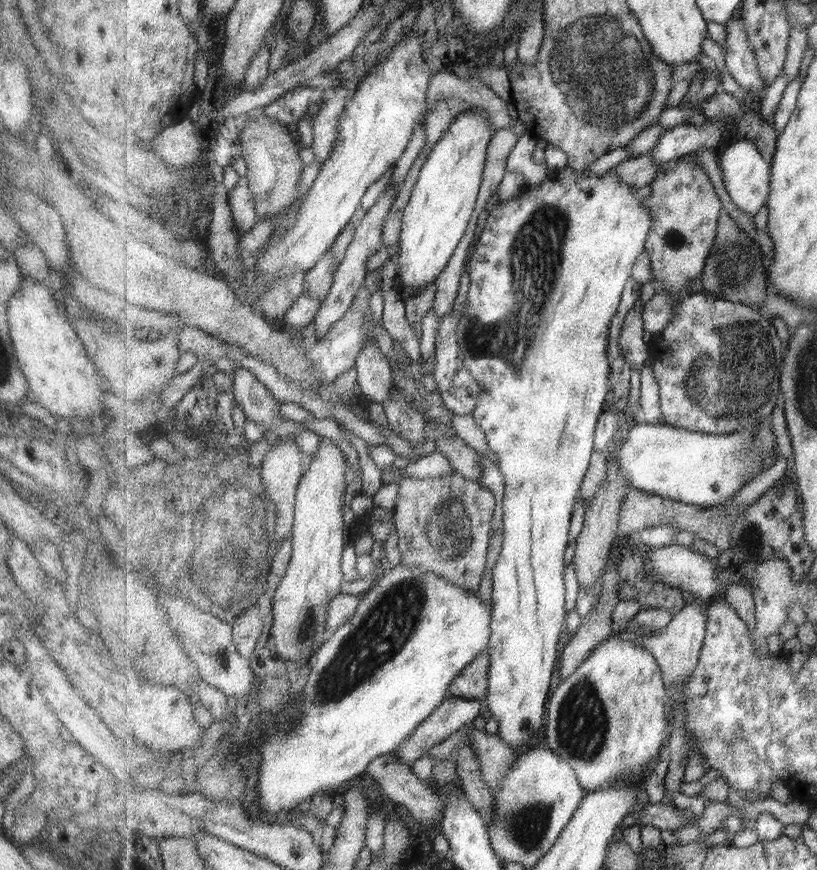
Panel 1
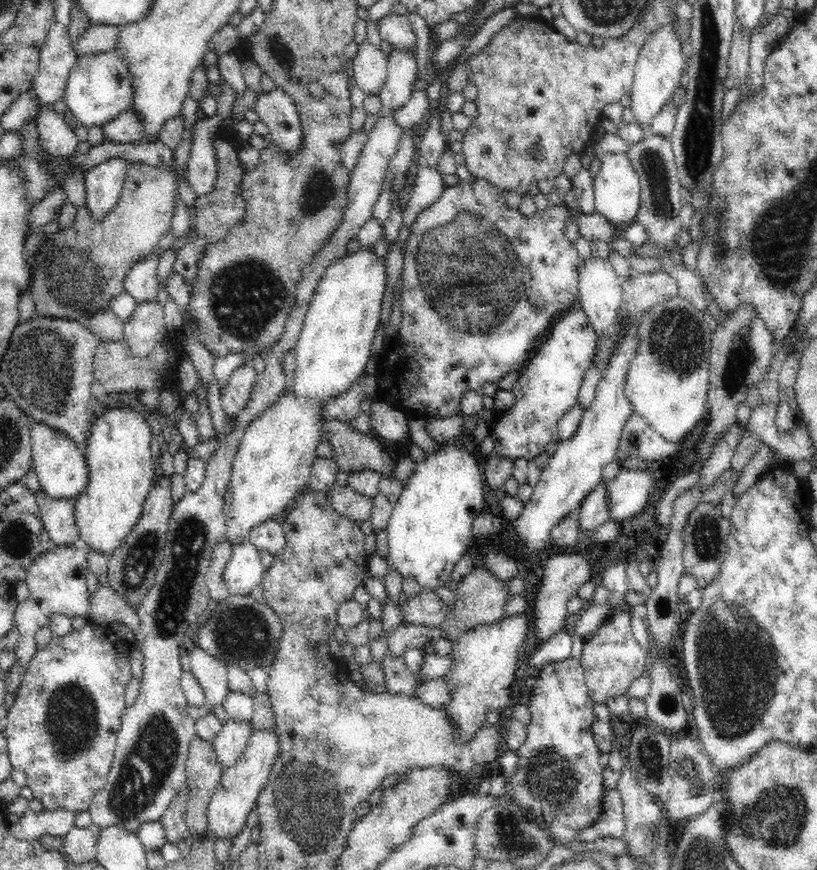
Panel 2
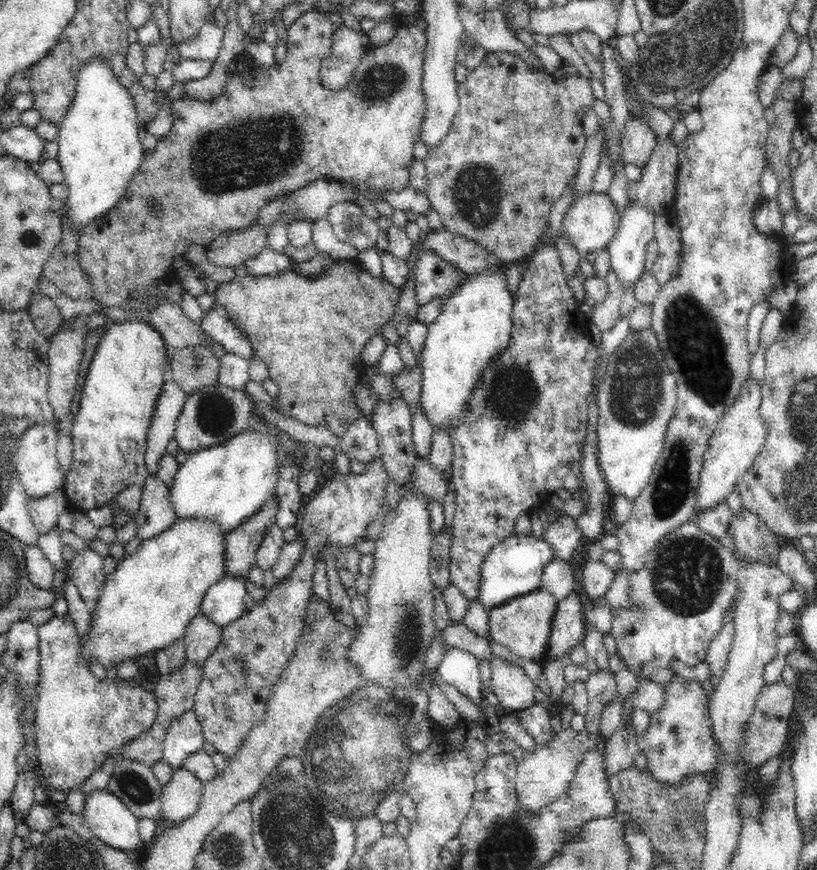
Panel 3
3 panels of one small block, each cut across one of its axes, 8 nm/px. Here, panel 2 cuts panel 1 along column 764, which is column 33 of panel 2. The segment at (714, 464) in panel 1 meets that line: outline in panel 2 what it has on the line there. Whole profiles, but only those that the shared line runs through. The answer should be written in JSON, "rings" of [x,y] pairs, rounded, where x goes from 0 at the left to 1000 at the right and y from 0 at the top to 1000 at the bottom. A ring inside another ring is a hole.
{"rings":[[[38,486],[39,520],[44,530],[44,545],[50,556],[50,563],[61,572],[89,574],[106,557],[108,539],[103,526],[104,520],[98,520],[92,508],[75,497],[51,486]]]}

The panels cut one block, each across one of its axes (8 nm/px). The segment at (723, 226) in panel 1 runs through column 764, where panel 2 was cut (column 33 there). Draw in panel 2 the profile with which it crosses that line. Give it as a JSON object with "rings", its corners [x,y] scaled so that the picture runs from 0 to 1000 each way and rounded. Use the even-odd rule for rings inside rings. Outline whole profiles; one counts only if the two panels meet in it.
{"rings":[[[164,187],[154,200],[147,228],[130,246],[118,249],[103,234],[93,240],[92,249],[82,261],[73,261],[71,267],[51,274],[49,283],[44,283],[44,292],[34,298],[37,318],[33,333],[43,347],[44,361],[105,374],[115,361],[135,356],[137,345],[154,336],[152,322],[159,310],[193,291],[193,278],[207,272],[213,239],[220,230],[217,214],[218,198],[214,193]]]}

